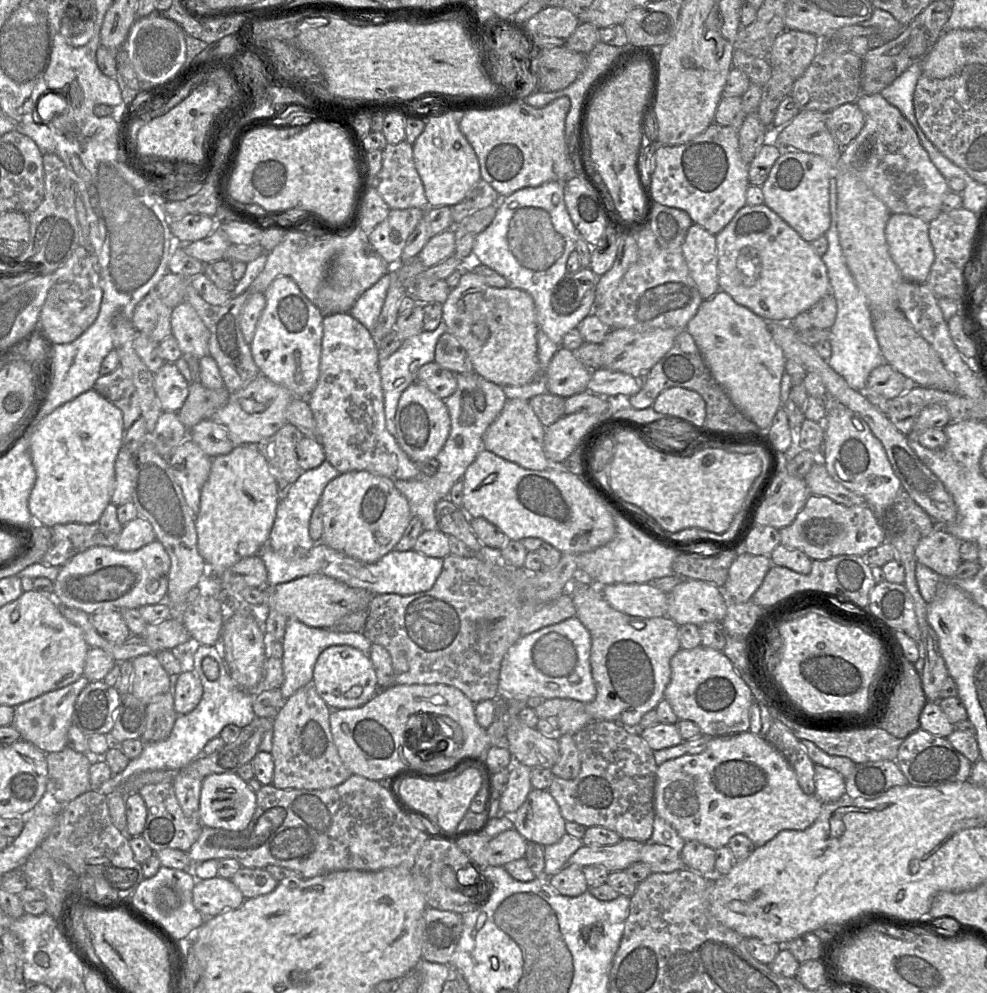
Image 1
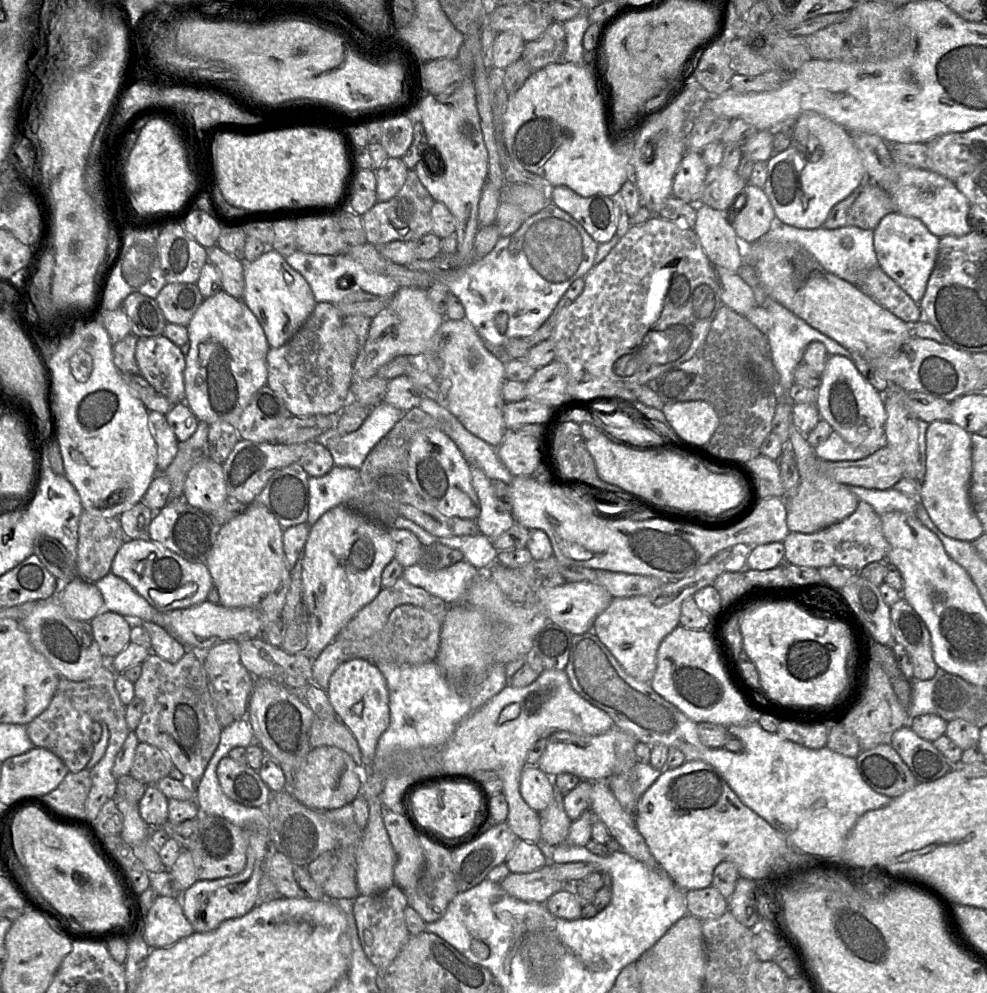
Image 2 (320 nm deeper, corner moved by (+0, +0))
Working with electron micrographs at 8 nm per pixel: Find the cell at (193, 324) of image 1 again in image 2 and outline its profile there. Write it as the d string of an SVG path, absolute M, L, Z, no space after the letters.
M224 291L203 300L187 325L189 351L183 373L185 404L199 422L227 422L234 428L253 395L267 382L266 355L270 349L260 323L242 299Z

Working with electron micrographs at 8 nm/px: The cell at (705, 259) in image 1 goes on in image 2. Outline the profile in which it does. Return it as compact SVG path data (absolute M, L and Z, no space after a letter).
M697 204L693 227L702 248L713 265L737 272L743 263L741 241L725 212L705 204Z

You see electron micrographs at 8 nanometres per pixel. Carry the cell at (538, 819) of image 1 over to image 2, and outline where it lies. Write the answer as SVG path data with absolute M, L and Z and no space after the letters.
M526 764L524 766L519 790L524 801L538 813L547 808L554 797L552 778L536 765Z

